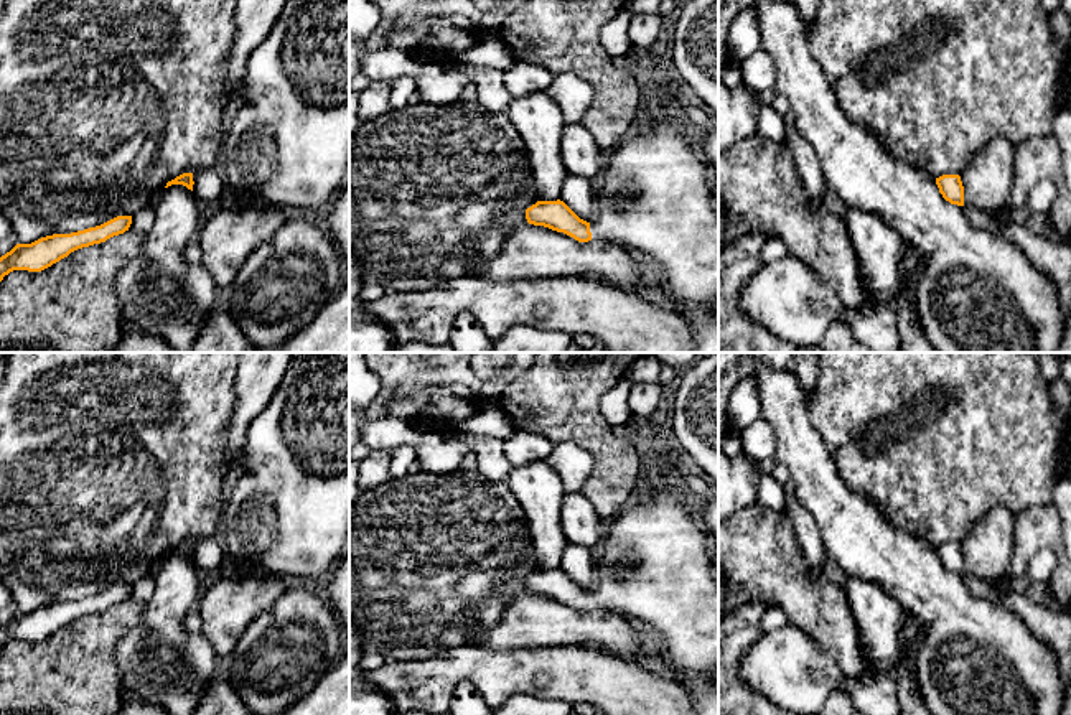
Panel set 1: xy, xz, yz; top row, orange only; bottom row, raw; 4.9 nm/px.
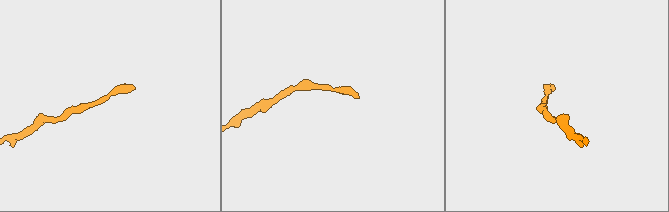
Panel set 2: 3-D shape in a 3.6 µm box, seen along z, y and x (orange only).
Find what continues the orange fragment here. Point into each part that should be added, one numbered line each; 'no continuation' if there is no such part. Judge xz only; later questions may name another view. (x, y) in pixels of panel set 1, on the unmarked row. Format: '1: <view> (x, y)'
1: xz (654, 564)

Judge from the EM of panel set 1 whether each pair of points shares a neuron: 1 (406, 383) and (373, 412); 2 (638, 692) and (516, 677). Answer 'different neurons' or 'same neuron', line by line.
1: same neuron
2: same neuron

